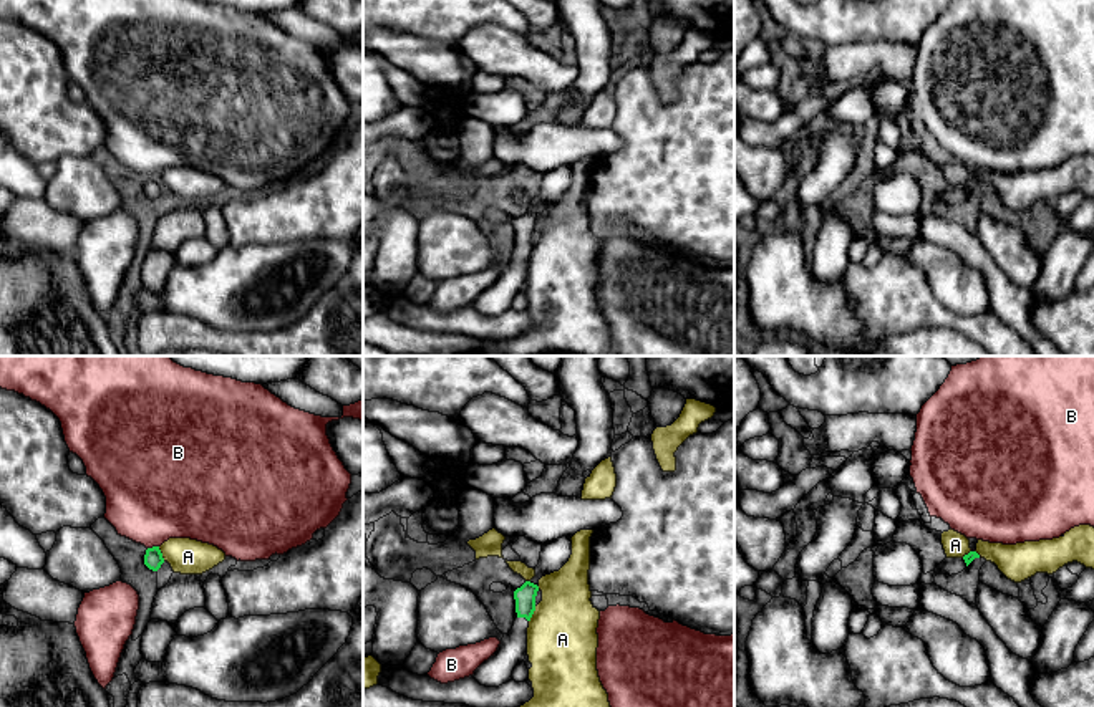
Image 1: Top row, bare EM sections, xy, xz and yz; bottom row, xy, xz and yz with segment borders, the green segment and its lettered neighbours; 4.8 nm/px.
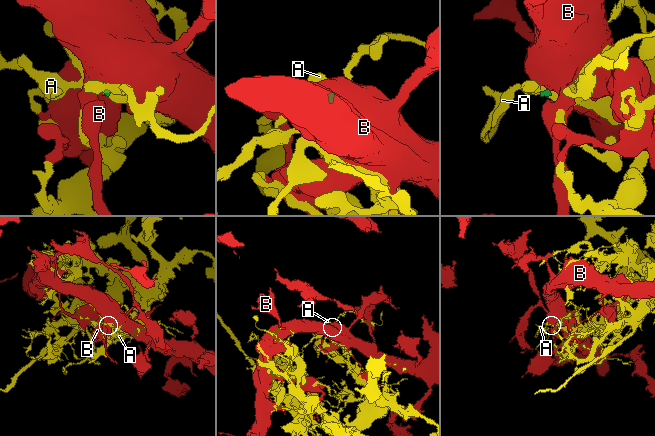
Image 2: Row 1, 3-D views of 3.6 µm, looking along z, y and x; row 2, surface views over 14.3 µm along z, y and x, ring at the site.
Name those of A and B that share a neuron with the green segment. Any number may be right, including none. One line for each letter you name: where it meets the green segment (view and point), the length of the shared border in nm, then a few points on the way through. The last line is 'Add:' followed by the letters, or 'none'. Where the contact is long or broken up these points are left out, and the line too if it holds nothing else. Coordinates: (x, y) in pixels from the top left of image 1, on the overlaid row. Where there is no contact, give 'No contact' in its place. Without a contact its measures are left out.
Add: none

